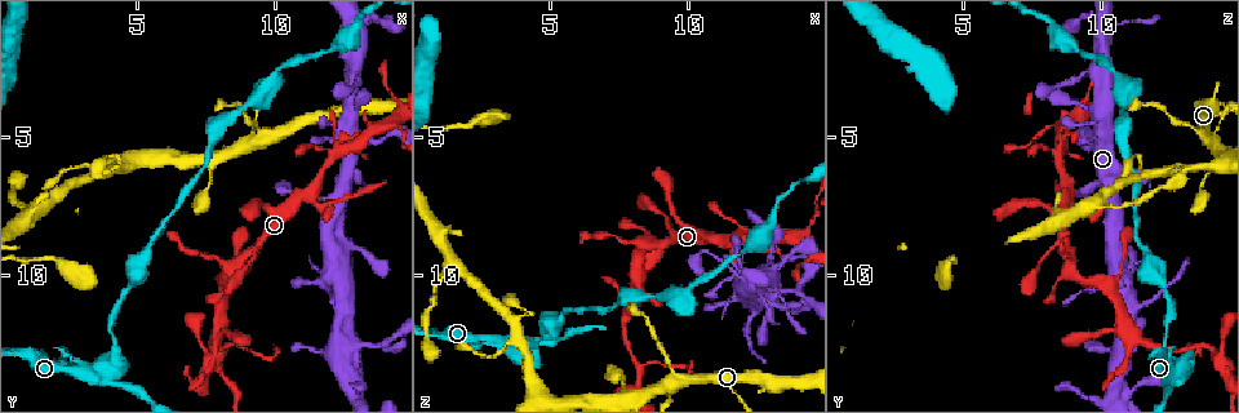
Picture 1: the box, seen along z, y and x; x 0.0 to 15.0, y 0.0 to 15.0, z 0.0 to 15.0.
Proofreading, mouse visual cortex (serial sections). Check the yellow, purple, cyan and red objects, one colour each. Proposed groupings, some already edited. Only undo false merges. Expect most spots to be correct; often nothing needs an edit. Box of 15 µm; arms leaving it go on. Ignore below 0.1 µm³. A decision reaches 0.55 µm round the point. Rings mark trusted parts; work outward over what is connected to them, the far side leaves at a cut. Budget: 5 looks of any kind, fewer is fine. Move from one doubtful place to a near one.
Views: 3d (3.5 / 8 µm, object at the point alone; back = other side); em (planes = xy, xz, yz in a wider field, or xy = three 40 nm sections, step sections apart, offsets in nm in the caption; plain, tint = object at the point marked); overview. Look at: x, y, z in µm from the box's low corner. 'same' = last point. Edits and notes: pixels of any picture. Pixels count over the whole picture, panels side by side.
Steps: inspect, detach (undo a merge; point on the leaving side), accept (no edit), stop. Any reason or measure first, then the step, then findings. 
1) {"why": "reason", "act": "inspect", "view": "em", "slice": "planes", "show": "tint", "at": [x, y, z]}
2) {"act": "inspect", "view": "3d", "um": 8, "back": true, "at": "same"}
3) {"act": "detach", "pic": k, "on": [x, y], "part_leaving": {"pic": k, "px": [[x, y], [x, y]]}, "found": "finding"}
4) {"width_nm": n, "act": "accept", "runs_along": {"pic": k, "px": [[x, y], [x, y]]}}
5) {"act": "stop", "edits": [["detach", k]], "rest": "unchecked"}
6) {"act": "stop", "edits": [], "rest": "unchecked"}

{"why": "a fork", "act": "inspect", "view": "3d", "um": 3.5, "at": [12.4, 9.0, 10.7]}

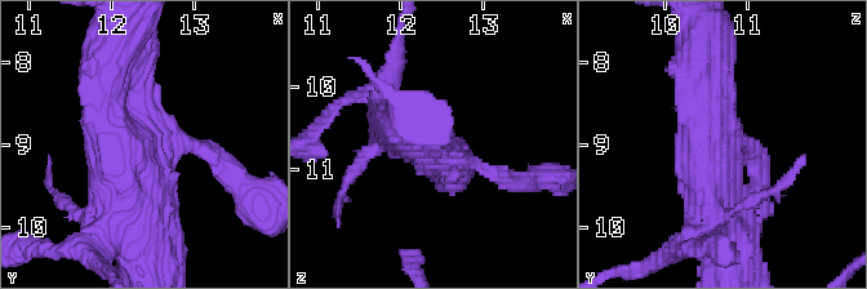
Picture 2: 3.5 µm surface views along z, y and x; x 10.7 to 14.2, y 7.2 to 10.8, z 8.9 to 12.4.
{"why": "now the EM", "act": "inspect", "view": "em", "slice": "planes", "show": "tint", "at": [12.40, 8.95, 10.70]}

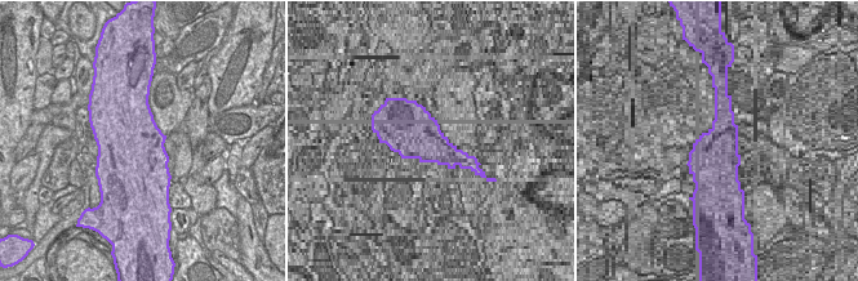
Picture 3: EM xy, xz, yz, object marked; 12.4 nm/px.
{"act": "accept", "runs_along": {"pic": 2, "px": [[109, 69], [105, 124], [141, 231]]}, "found": "continuous, no second cell"}

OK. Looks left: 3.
{"why": "three arms meet", "act": "inspect", "view": "3d", "um": 3.5, "at": [14.0, 12.4, 10.7]}

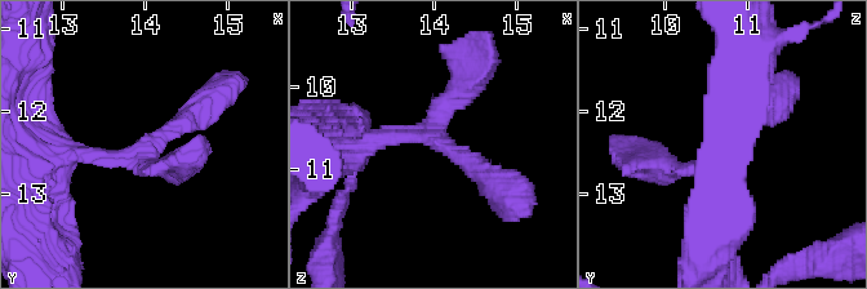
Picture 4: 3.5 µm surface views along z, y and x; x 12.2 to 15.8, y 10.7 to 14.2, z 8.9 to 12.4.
{"act": "inspect", "view": "em", "slice": "planes", "show": "tint", "at": [13.95, 12.45, 10.60]}

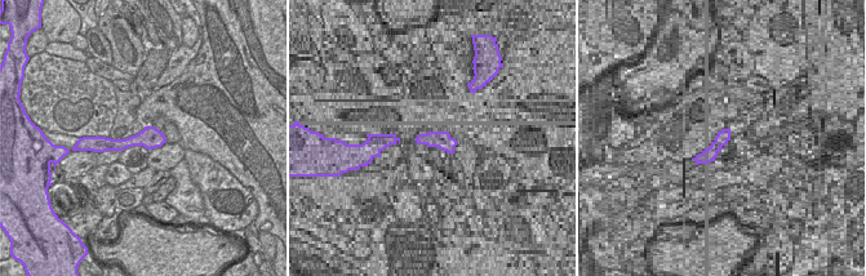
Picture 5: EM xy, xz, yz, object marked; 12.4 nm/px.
{"arm_widths_nm": [200, 250, 300], "act": "accept", "found": "one cell here"}

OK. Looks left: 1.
{"act": "stop", "edits": [], "rest": "unchecked"}

